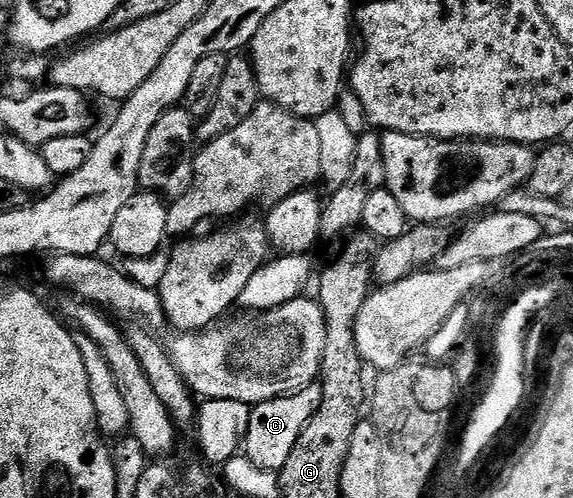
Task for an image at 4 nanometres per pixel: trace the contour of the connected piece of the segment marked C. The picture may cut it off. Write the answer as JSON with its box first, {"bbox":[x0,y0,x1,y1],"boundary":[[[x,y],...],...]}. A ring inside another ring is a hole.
{"bbox":[242,383,322,472],"boundary":[[[318,383],[310,384],[300,392],[288,396],[278,396],[269,402],[261,402],[251,409],[247,436],[244,437],[242,447],[245,455],[253,466],[270,472],[280,472],[293,454],[293,446],[297,446],[297,438],[305,430],[307,423],[317,414],[317,406],[321,406],[322,387]]]}

